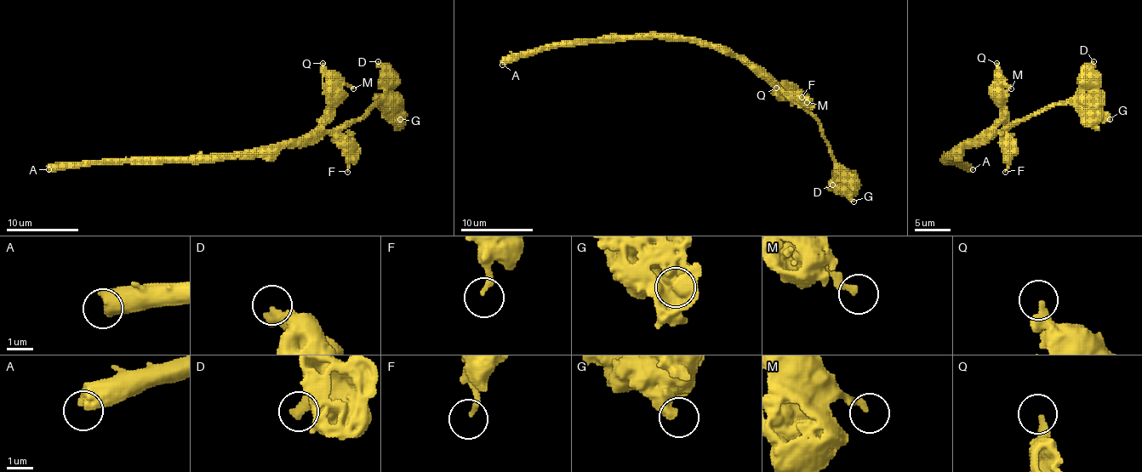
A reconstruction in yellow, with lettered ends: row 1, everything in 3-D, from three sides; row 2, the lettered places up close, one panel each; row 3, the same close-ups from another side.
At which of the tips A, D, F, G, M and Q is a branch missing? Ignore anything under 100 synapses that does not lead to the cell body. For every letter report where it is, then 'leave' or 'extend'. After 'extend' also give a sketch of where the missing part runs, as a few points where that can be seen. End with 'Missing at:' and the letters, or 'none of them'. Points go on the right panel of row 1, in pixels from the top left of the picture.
A: (973, 169) | extend
D: (1093, 61) | leave
F: (1005, 172) | leave
G: (1110, 119) | leave
M: (1011, 88) | leave
Q: (996, 63) | leave
Missing at: A

